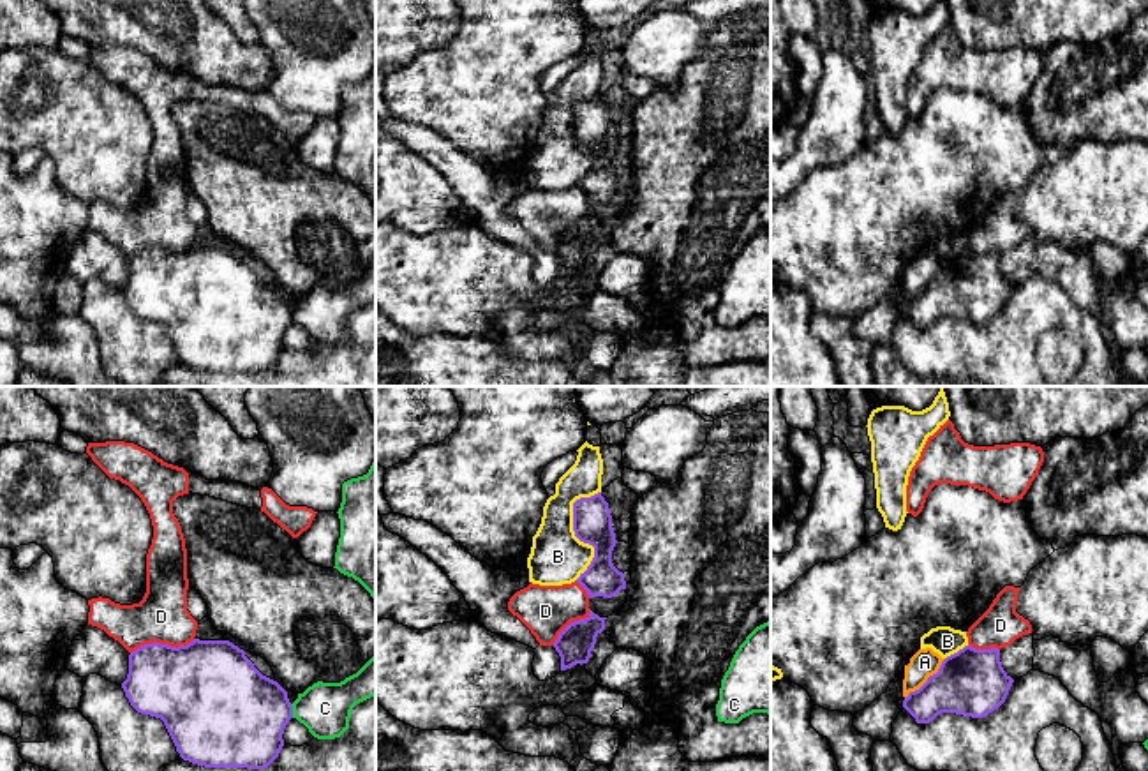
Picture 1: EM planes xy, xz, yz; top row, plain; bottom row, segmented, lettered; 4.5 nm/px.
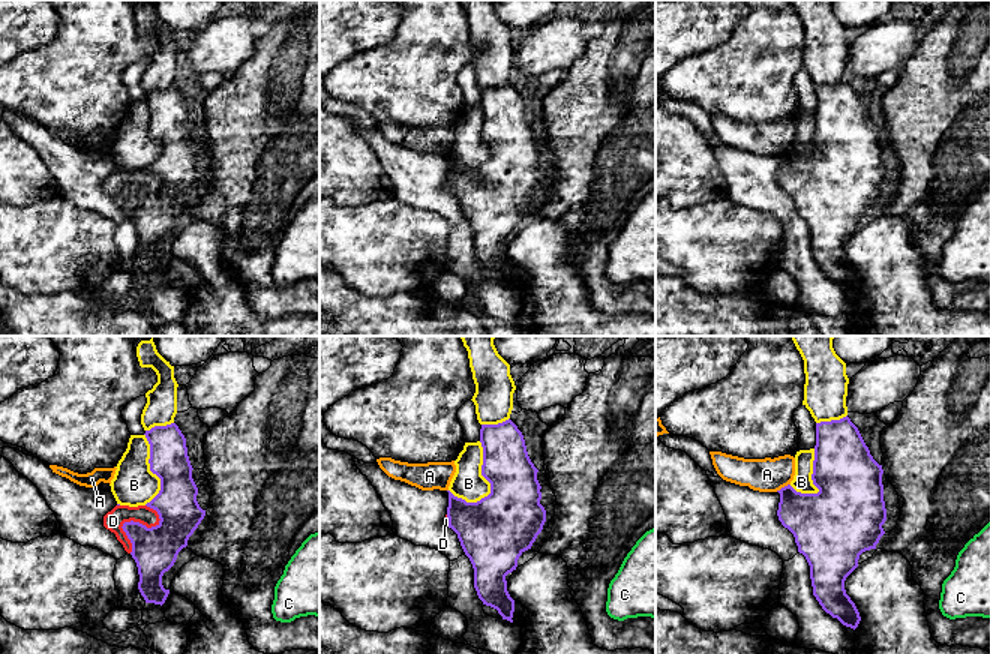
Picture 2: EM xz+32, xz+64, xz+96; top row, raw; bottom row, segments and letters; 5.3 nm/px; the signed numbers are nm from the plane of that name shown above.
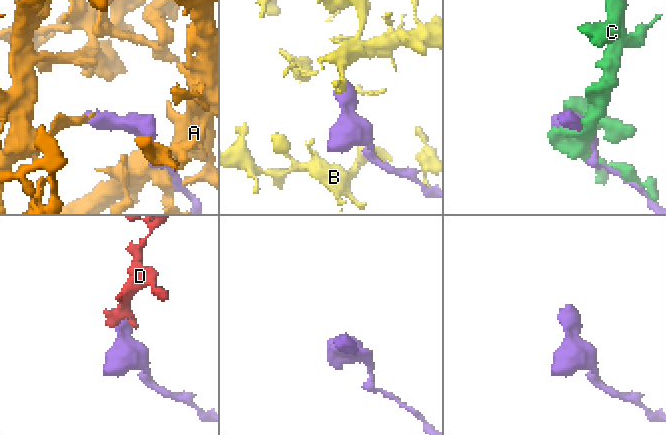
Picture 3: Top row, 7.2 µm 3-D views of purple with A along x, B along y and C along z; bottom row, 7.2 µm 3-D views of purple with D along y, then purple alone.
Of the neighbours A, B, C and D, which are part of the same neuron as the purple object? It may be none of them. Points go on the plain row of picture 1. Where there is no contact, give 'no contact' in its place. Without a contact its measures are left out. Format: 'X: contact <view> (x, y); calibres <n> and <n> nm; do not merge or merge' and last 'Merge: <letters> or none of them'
A: contact yz (928, 284); calibres 300 and 120 nm; do not merge
B: contact xz (574, 134); calibres 180 and 240 nm; do not merge
C: contact xy (291, 316); calibres 440 and 240 nm; do not merge
D: contact xy (163, 249); calibres 400 and 240 nm; do not merge
Merge: none of them

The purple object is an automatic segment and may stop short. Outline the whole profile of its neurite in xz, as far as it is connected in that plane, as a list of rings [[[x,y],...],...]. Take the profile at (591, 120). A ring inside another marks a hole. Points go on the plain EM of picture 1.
[[[601,97],[580,102],[573,108],[575,141],[594,152],[594,162],[577,187],[587,196],[589,203],[612,203],[626,194],[624,178],[612,168],[612,155],[617,148],[612,132],[608,108]]]

